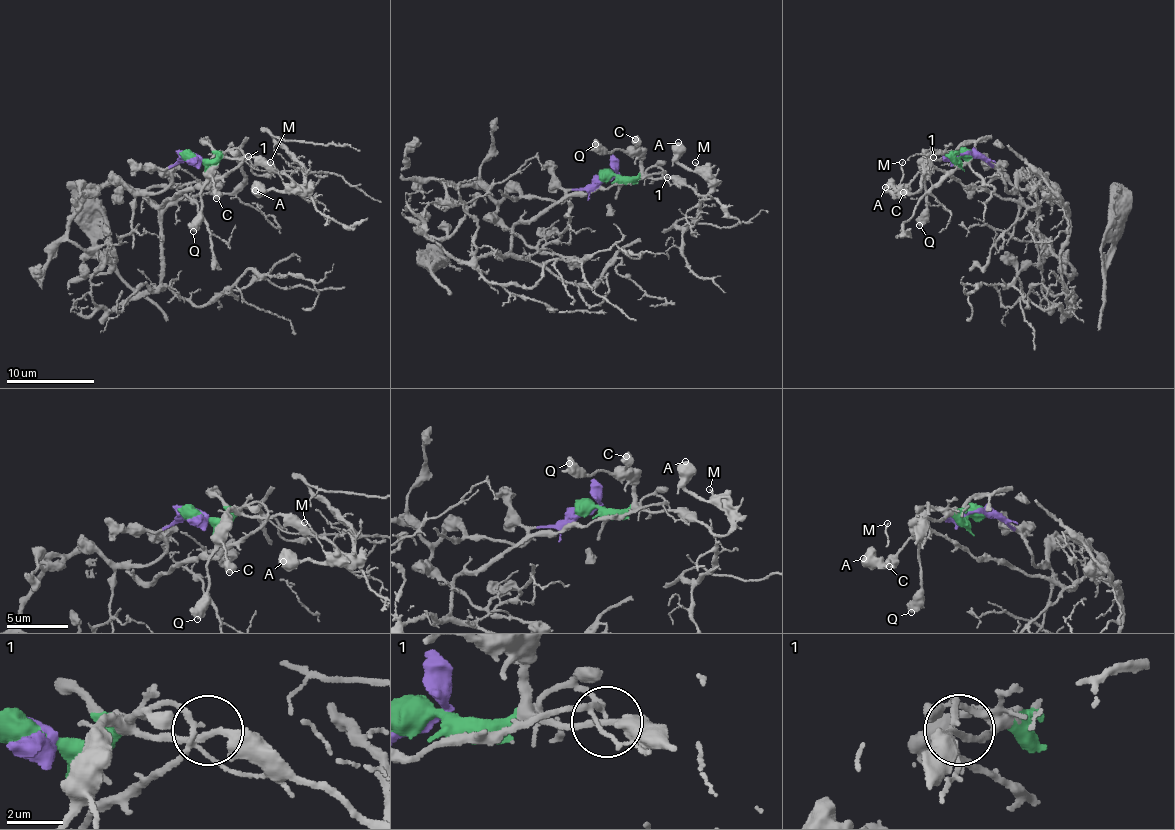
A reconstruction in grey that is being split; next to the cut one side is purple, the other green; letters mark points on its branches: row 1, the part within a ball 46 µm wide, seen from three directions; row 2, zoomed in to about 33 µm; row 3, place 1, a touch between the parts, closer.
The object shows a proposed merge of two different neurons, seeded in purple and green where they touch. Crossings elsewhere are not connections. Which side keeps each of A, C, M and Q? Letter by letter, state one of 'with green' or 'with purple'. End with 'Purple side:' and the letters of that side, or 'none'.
A: with green
C: with green
M: with green
Q: with green
Purple side: none

